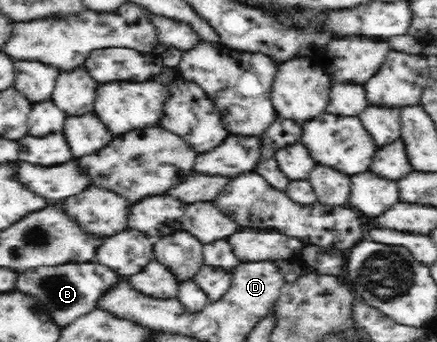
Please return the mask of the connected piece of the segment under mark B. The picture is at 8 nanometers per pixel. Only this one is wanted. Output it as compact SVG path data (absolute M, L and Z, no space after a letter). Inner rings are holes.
M91 260L79 264L34 268L20 273L16 284L19 292L29 292L41 304L47 304L47 312L51 312L50 315L54 317L55 324L67 326L75 318L95 310L97 300L101 299L105 292L111 290L119 280L121 280L121 275L113 272L110 266Z

